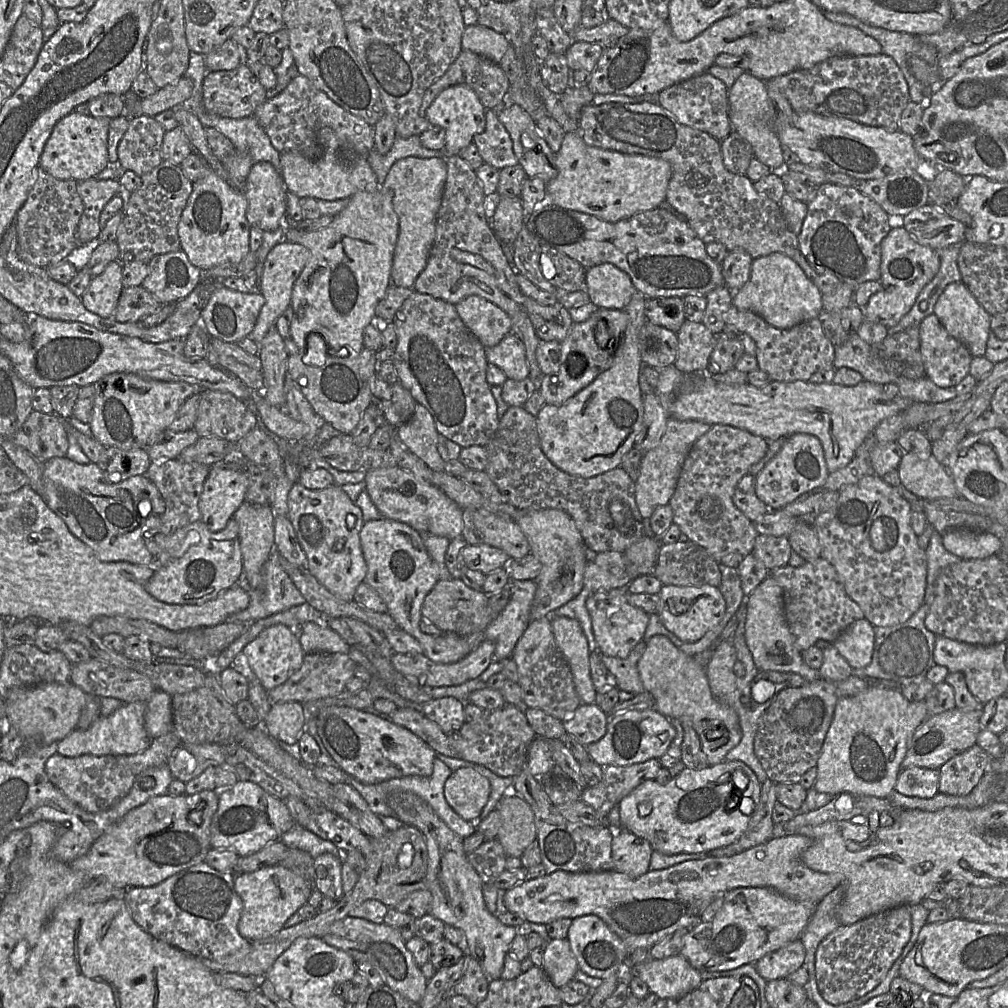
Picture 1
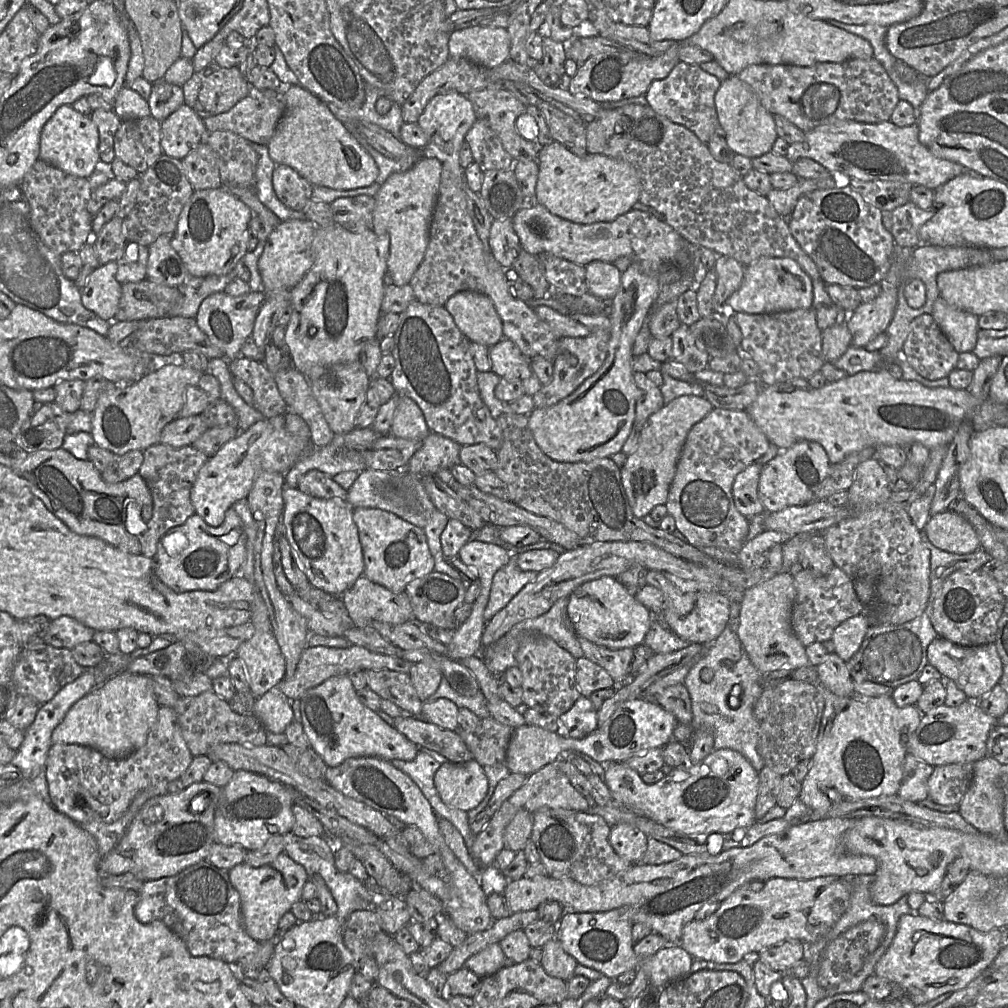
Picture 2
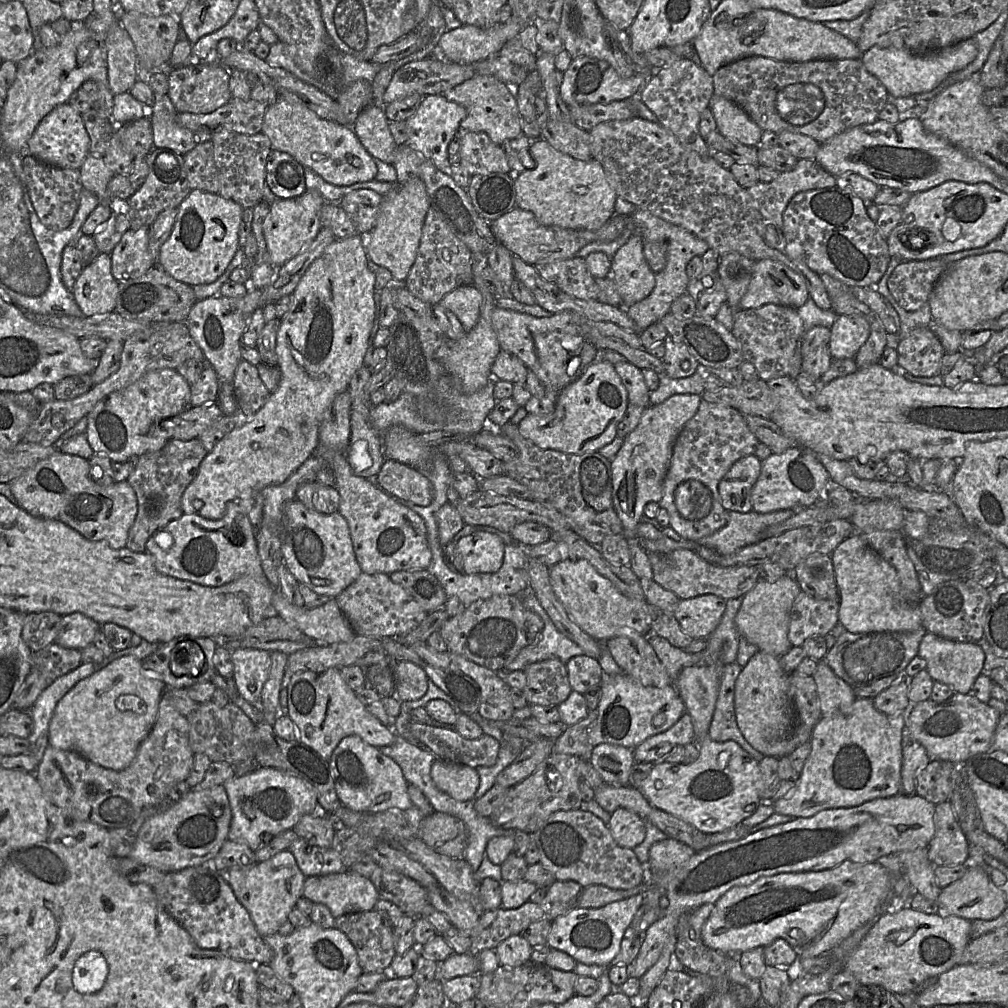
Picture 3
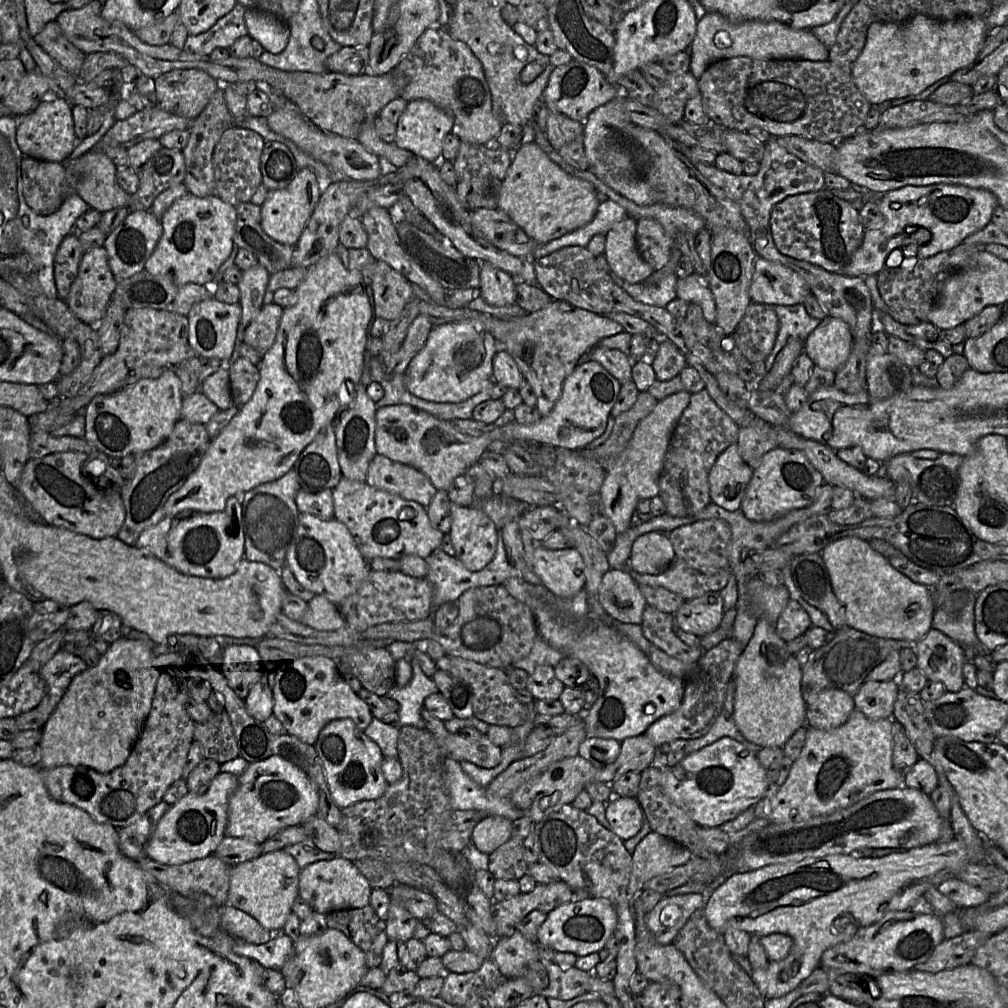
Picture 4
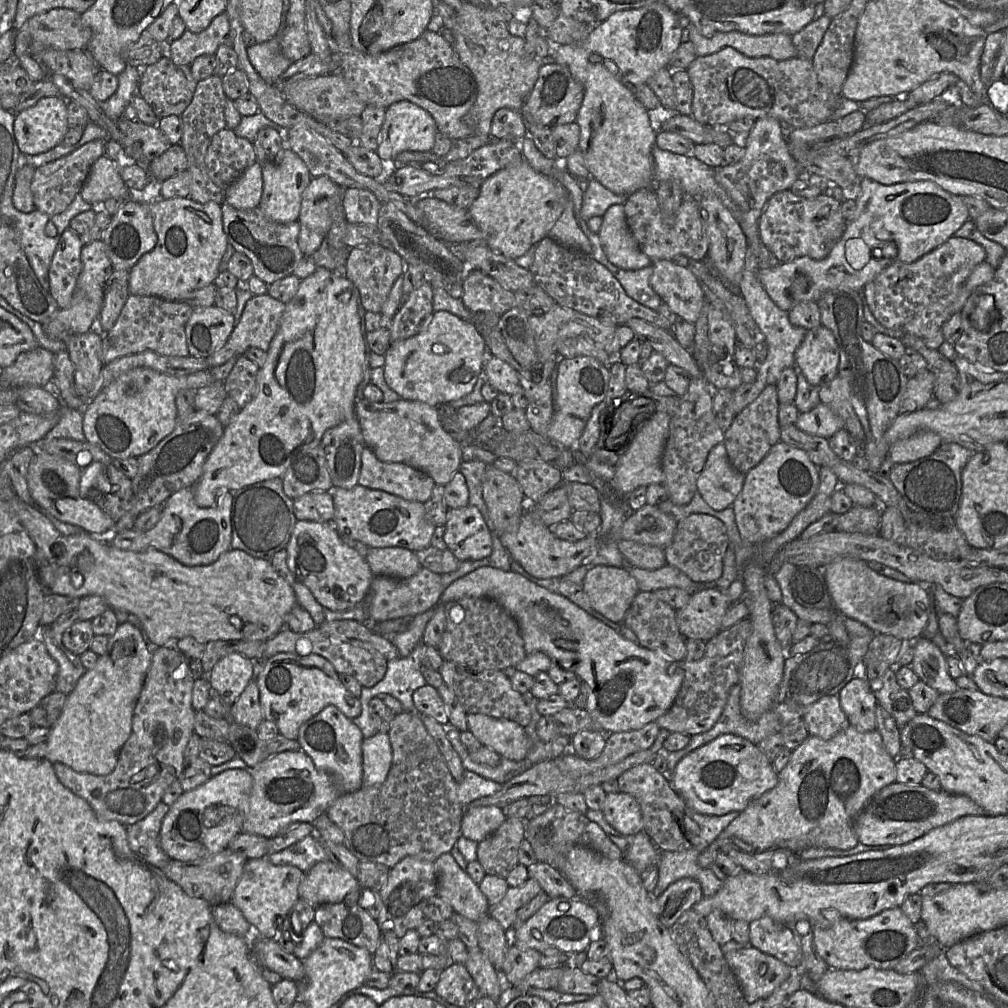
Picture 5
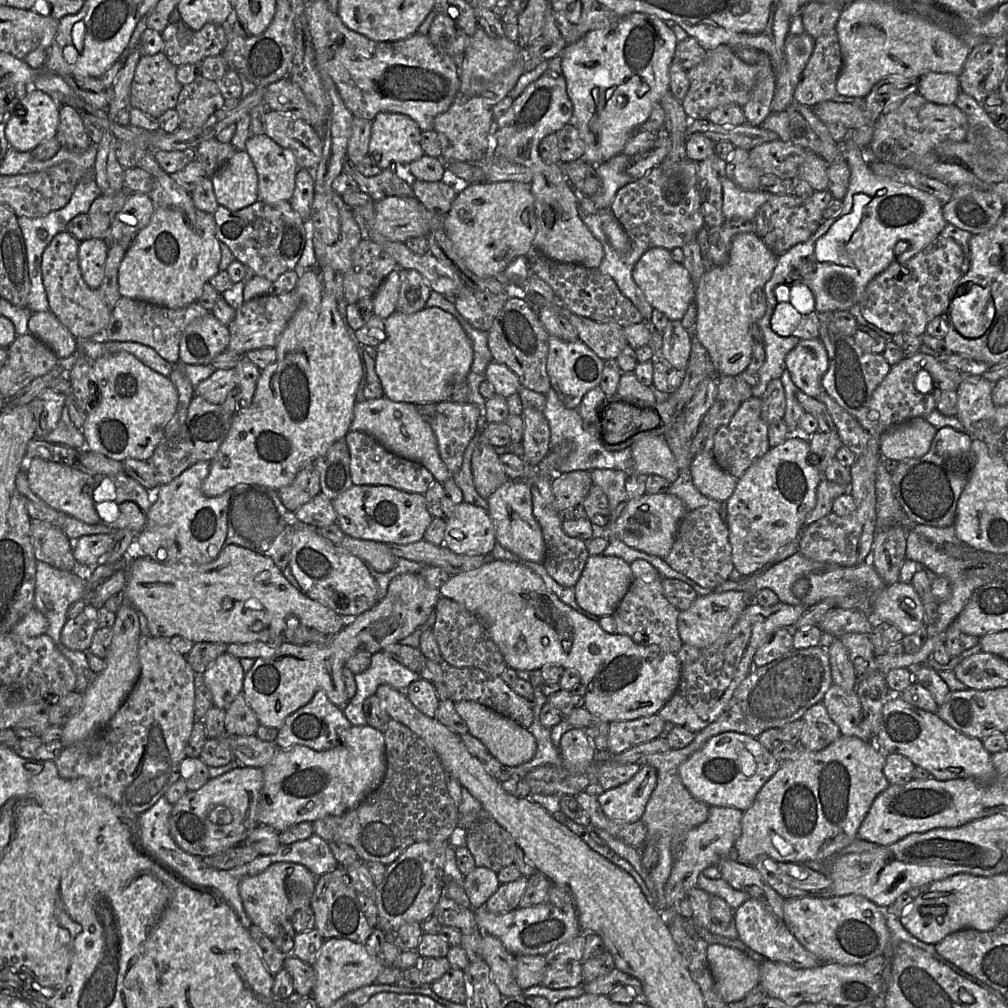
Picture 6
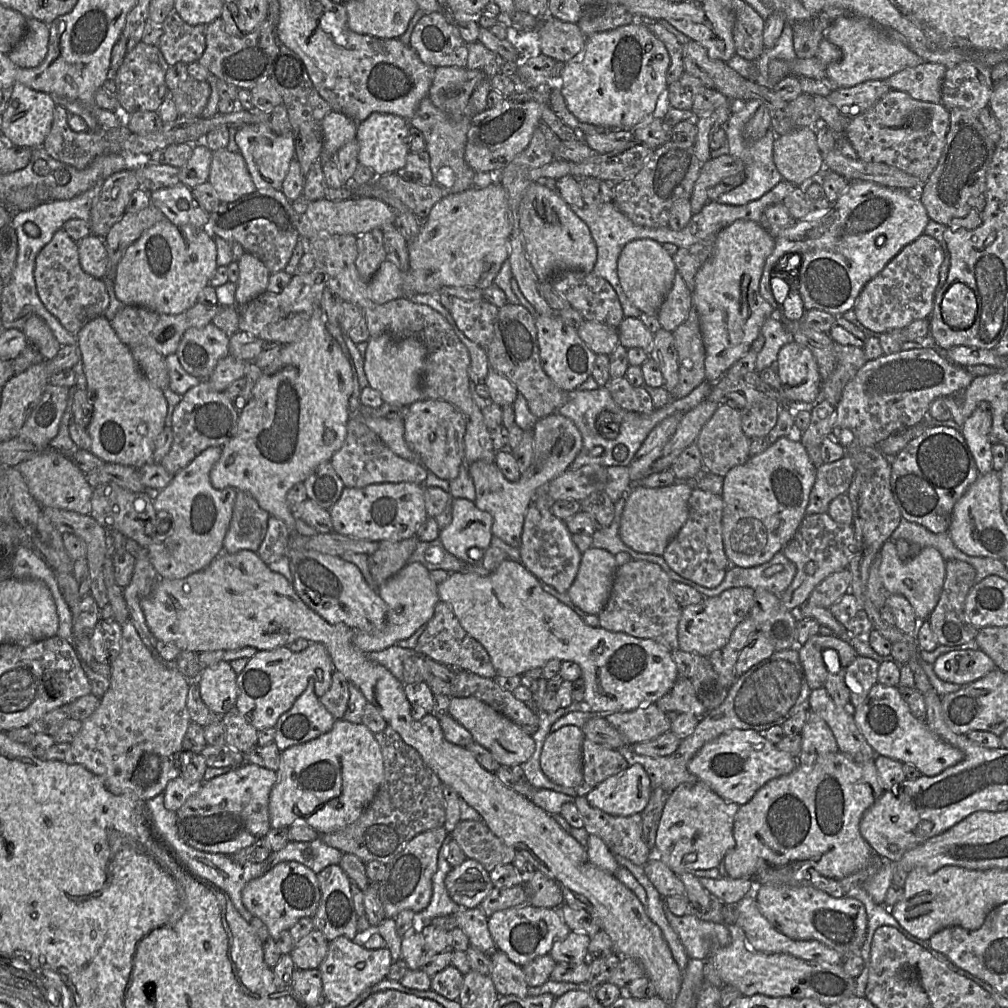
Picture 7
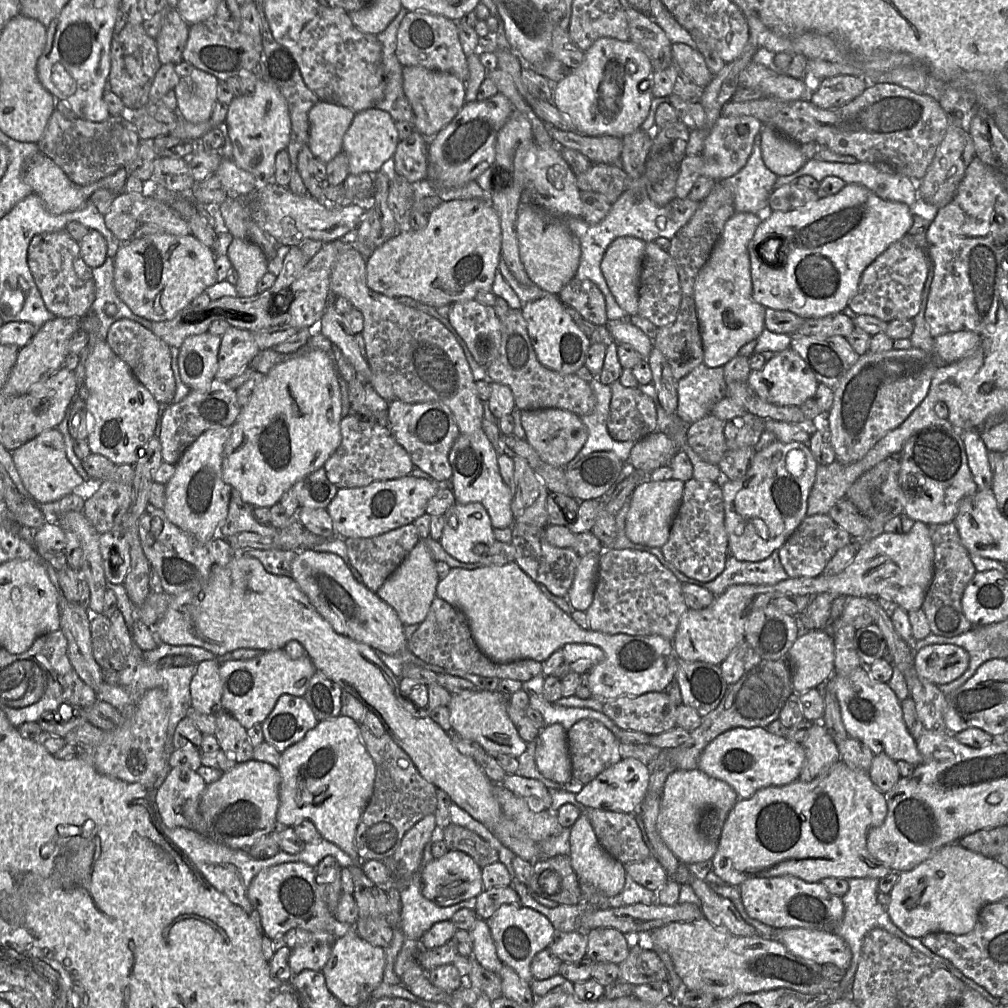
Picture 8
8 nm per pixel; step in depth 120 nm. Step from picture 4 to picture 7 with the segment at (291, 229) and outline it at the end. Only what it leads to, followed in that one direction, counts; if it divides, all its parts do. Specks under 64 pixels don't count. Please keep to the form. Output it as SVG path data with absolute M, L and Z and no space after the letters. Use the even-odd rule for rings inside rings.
M244 125L238 128L235 140L256 189L281 190L290 163L295 158L293 134L281 136L274 134L264 125Z

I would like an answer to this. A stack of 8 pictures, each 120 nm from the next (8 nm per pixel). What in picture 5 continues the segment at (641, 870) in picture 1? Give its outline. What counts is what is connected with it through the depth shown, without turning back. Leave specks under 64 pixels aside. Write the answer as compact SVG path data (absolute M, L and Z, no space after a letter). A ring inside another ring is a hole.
M628 793L606 794L602 813L605 820L624 836L634 836L643 830L640 805Z

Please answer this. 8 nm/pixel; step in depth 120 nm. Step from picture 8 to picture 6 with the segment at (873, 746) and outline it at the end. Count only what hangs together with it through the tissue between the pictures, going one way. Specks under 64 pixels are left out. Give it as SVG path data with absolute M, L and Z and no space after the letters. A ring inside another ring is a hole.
M899 695L884 704L877 733L871 742L886 755L898 753L906 756L915 766L926 769L940 781L973 778L989 782L995 775L991 753L984 748L981 739L964 735L936 713L922 710Z

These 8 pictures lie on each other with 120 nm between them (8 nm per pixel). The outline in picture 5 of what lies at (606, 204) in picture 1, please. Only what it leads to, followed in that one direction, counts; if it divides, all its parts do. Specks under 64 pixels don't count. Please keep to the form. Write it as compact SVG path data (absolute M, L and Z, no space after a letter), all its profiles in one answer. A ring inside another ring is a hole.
M523 160L486 179L468 212L484 233L484 244L490 250L515 260L548 237L564 203L564 189Z

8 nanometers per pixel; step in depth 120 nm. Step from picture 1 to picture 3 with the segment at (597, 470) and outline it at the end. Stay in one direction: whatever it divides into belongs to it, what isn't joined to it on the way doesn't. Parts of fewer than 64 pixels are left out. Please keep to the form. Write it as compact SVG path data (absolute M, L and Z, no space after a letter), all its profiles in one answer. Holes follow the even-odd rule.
M633 234L627 242L620 247L611 258L612 278L618 294L621 298L621 305L618 307L625 312L635 303L646 298L655 287L655 273L649 267L643 253L643 238L638 234ZM594 361L559 394L554 410L546 415L528 414L518 426L520 434L541 449L567 454L595 453L611 443L617 424L629 403L621 378L609 361Z

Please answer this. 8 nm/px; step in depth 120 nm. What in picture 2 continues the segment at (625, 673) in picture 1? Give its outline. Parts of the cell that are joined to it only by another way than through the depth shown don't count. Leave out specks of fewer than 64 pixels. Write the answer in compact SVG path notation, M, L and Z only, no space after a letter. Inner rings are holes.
M578 637L578 641L584 656L605 669L615 683L623 684L628 679L634 659L634 648L613 650L597 645L584 637Z

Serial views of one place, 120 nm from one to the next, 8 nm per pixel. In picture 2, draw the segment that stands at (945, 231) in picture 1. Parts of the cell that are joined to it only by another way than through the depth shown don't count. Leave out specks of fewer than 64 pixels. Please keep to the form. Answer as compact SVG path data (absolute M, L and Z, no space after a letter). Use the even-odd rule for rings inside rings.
M911 202L894 209L891 212L890 232L896 246L904 248L929 246L920 238L920 229L933 215L933 209L922 209Z

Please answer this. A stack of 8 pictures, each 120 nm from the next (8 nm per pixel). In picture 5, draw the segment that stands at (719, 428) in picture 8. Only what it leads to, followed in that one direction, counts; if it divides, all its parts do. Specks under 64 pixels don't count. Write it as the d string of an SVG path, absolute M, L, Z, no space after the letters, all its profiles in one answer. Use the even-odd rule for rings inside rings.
M767 385L752 403L735 416L732 424L725 431L723 444L730 464L737 471L746 474L765 457L772 446L780 441L779 405L776 385Z

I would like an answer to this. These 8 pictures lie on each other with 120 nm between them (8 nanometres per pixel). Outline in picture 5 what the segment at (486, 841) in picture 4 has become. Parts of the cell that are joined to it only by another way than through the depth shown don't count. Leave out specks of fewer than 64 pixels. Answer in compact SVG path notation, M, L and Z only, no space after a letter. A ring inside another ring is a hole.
M498 806L465 808L461 822L461 835L479 843L495 832L505 819L506 815Z

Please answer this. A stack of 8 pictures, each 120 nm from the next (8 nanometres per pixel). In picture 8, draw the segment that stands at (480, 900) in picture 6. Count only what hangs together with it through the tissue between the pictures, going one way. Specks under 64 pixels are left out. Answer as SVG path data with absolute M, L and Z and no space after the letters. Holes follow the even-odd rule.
M448 850L440 857L434 858L420 868L422 895L439 906L451 906L475 898L484 890L481 869L466 853Z

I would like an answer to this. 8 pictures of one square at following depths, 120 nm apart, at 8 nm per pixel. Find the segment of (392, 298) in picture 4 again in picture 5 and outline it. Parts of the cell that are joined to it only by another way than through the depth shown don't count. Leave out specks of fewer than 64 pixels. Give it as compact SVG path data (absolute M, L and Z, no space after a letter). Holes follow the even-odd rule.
M380 244L360 245L348 250L344 275L358 289L364 309L378 313L387 300L394 282L403 274L405 263L392 247L383 247Z

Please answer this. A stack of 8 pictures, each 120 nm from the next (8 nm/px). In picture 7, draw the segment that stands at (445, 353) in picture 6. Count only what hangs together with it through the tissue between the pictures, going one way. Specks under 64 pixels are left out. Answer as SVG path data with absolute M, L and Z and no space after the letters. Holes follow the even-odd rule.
M388 334L370 337L363 355L363 369L368 386L380 392L382 400L396 406L409 406L425 399L420 386L420 376L427 354L426 346L415 337L393 339Z

